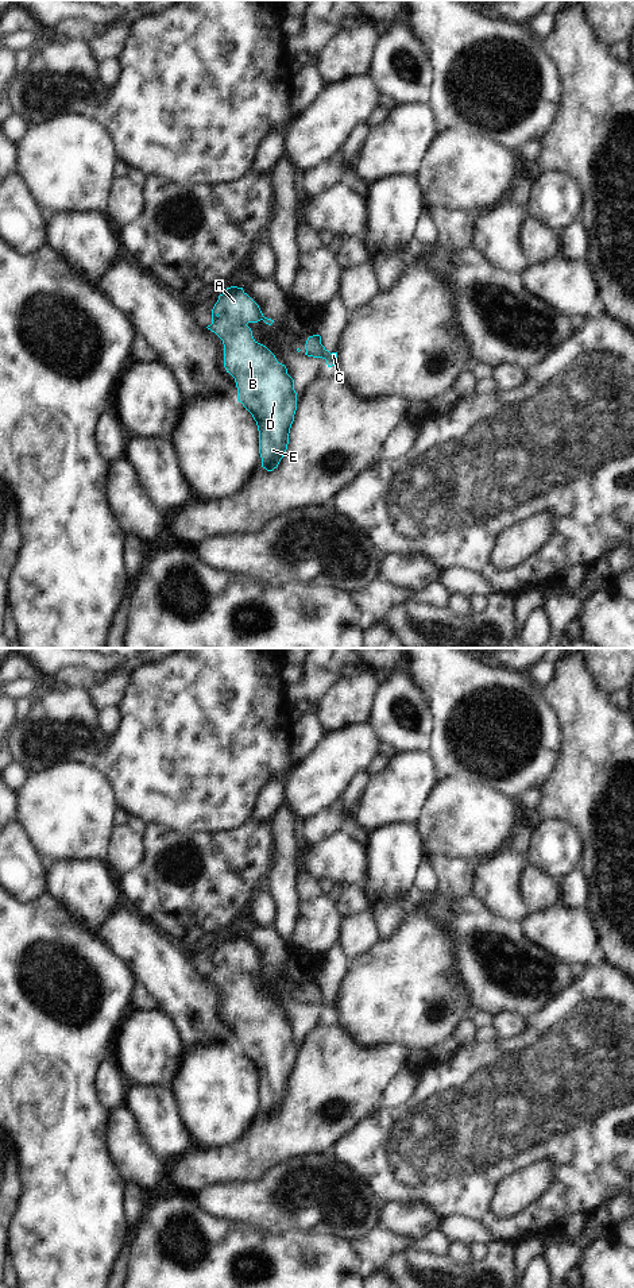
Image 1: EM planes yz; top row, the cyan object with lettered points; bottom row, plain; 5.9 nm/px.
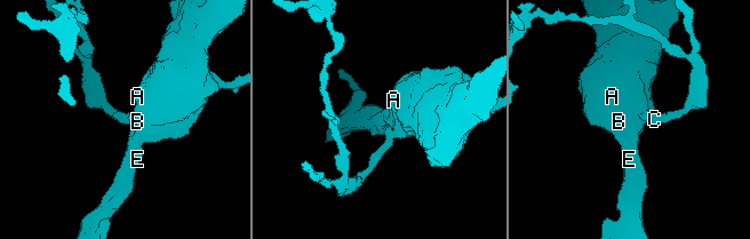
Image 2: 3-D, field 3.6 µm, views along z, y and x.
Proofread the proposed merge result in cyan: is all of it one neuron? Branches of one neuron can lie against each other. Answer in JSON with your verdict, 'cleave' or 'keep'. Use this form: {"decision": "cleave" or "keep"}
{"decision": "keep"}

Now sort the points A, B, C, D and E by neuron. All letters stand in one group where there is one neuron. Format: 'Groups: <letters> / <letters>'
Groups: A B C D E

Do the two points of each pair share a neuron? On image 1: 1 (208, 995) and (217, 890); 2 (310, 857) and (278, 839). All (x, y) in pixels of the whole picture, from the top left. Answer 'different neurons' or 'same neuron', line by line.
1: different neurons
2: different neurons

